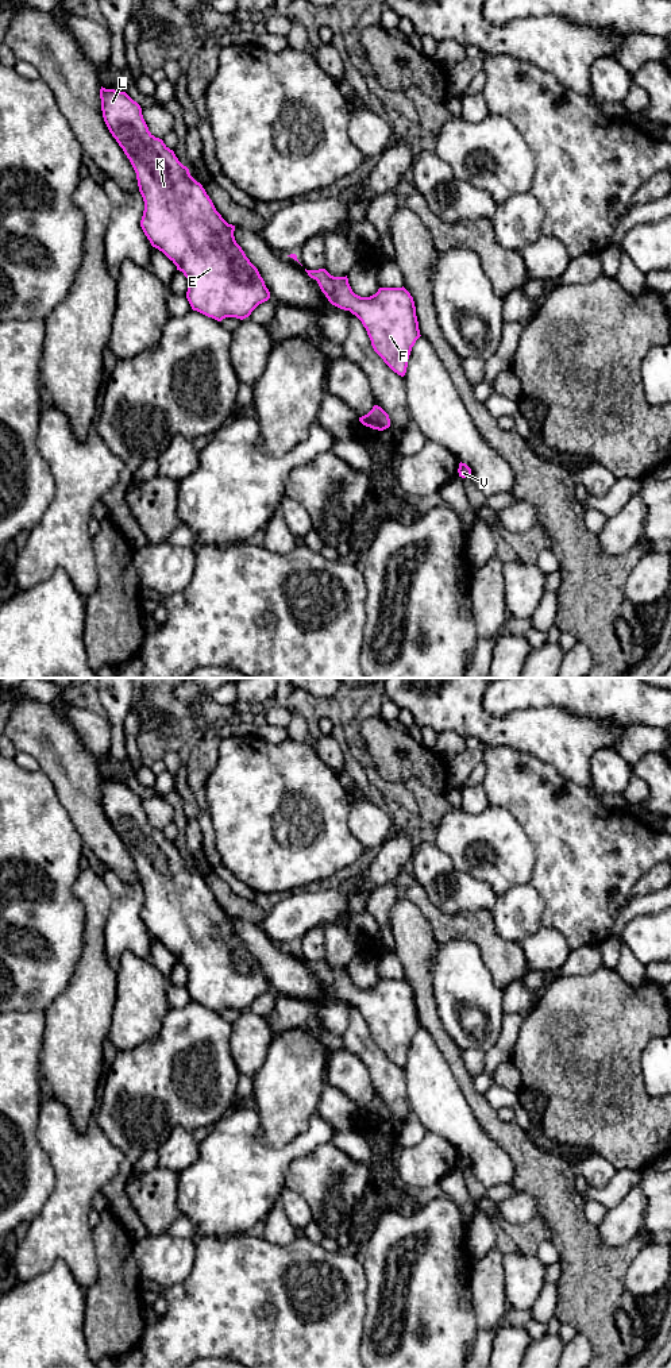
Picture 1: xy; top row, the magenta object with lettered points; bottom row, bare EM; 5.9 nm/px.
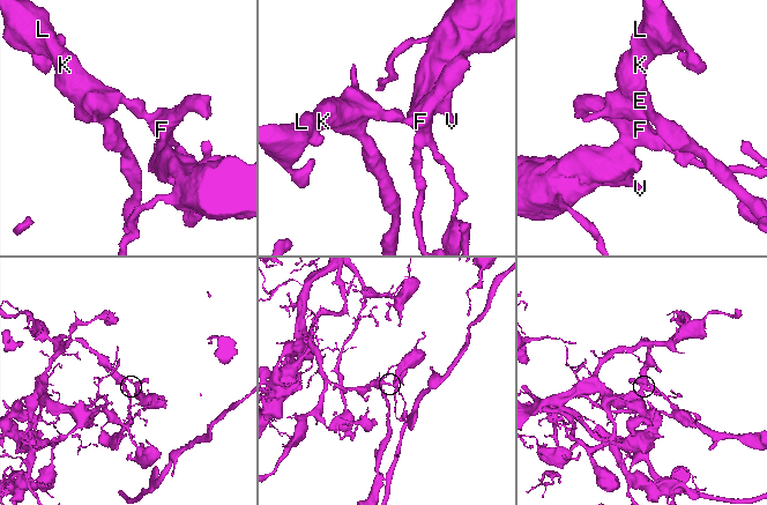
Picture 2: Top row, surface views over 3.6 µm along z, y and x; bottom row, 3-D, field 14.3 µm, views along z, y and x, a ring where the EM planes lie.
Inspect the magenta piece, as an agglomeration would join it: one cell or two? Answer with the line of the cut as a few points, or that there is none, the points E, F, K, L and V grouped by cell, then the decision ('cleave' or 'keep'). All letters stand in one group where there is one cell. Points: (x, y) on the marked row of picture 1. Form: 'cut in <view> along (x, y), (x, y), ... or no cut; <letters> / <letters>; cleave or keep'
no cut; E F K L V; keep

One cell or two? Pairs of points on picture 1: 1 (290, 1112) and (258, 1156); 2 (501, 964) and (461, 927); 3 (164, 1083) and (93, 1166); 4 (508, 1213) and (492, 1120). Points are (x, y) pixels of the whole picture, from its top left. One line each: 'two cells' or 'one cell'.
1: two cells
2: one cell
3: two cells
4: two cells

